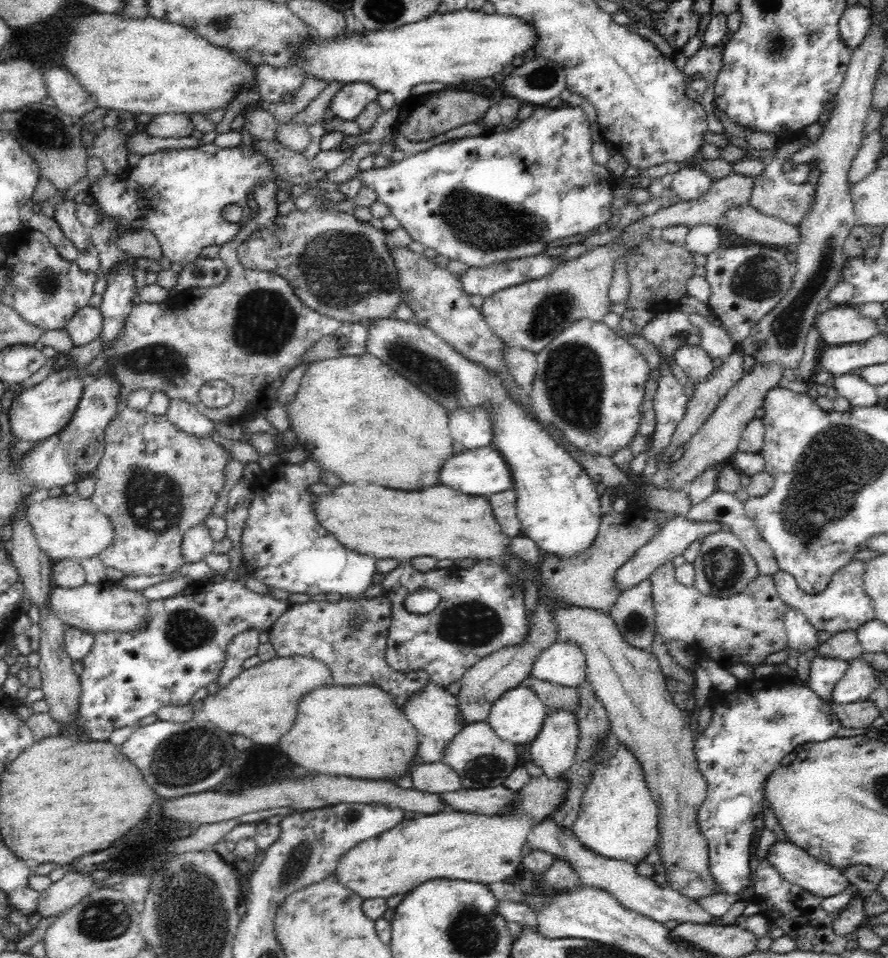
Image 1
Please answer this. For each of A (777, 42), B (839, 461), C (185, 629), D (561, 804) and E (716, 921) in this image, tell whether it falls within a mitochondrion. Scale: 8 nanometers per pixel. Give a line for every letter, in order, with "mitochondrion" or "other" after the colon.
A: mitochondrion
B: mitochondrion
C: mitochondrion
D: other
E: other

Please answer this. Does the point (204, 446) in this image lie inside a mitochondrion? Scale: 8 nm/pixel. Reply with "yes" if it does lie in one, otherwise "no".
no

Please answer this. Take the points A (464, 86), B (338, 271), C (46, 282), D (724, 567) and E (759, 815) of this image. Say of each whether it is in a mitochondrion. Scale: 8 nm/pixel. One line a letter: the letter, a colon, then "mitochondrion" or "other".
A: other
B: mitochondrion
C: mitochondrion
D: mitochondrion
E: other

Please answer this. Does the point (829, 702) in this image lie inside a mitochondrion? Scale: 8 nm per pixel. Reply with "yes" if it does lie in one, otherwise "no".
no

